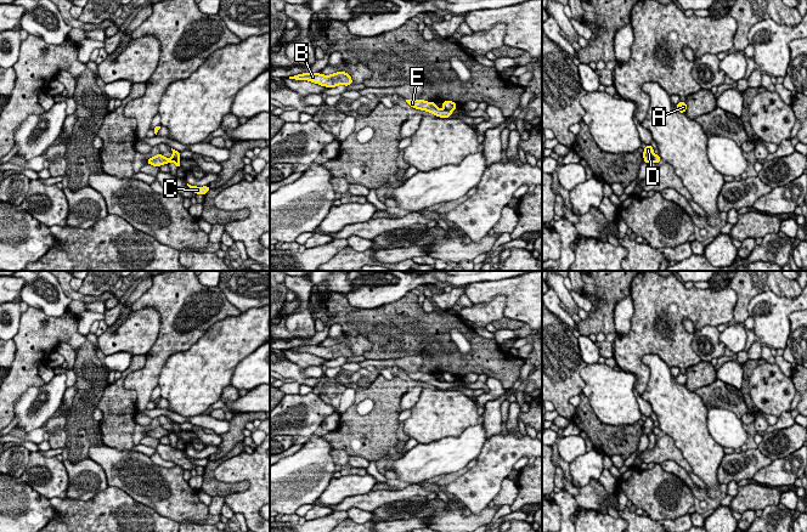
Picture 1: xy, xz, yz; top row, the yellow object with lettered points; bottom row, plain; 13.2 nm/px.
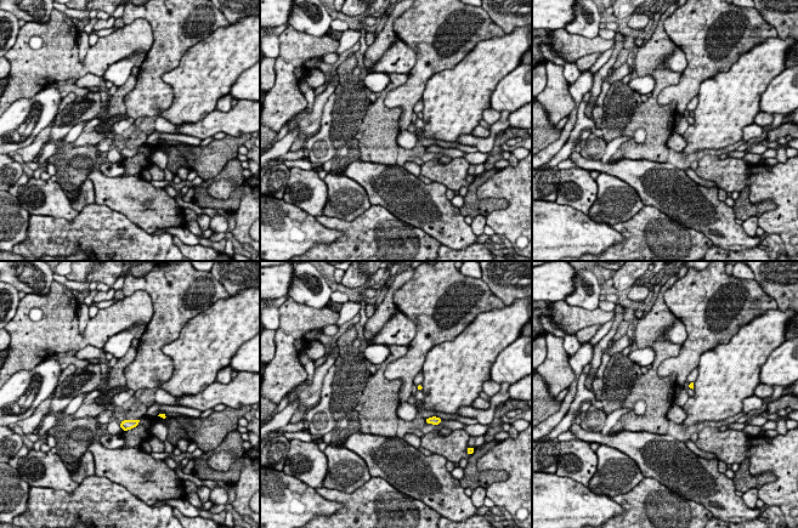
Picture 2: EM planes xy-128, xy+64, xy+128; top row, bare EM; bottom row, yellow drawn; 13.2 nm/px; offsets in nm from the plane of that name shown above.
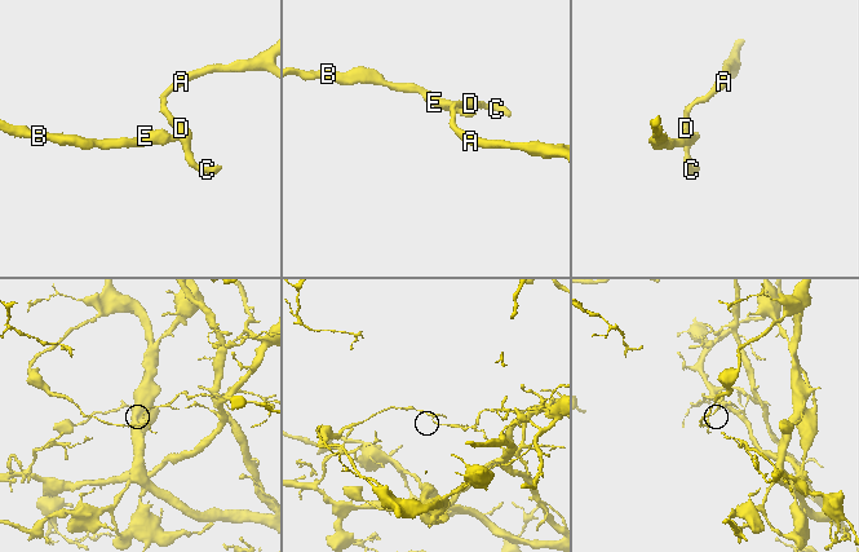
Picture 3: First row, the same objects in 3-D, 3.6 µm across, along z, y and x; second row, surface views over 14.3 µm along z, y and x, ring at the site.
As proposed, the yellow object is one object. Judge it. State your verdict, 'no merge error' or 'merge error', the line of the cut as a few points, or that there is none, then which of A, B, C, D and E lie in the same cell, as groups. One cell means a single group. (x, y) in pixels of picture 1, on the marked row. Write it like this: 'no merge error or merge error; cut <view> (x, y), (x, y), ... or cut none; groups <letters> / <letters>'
merge error; cut xy (171, 157), (175, 163); groups A C D / B E

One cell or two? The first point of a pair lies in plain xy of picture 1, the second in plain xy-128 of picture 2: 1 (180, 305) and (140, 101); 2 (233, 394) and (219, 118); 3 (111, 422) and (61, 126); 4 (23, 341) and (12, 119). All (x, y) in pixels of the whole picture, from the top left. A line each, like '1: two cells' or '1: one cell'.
1: one cell
2: two cells
3: two cells
4: two cells

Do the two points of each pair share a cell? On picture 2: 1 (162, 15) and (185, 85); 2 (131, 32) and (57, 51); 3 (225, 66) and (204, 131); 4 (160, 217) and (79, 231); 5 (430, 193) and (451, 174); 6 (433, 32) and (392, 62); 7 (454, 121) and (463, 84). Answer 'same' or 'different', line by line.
1: different
2: same
3: different
4: different
5: different
6: different
7: same

